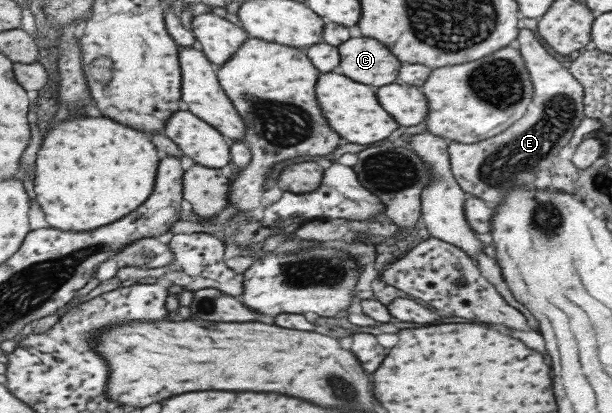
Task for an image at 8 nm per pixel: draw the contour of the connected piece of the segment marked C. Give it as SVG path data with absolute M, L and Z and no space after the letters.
M356 34L350 41L337 47L342 63L334 71L348 73L354 81L364 81L366 85L384 87L394 83L403 68L402 61L380 41L372 37Z

